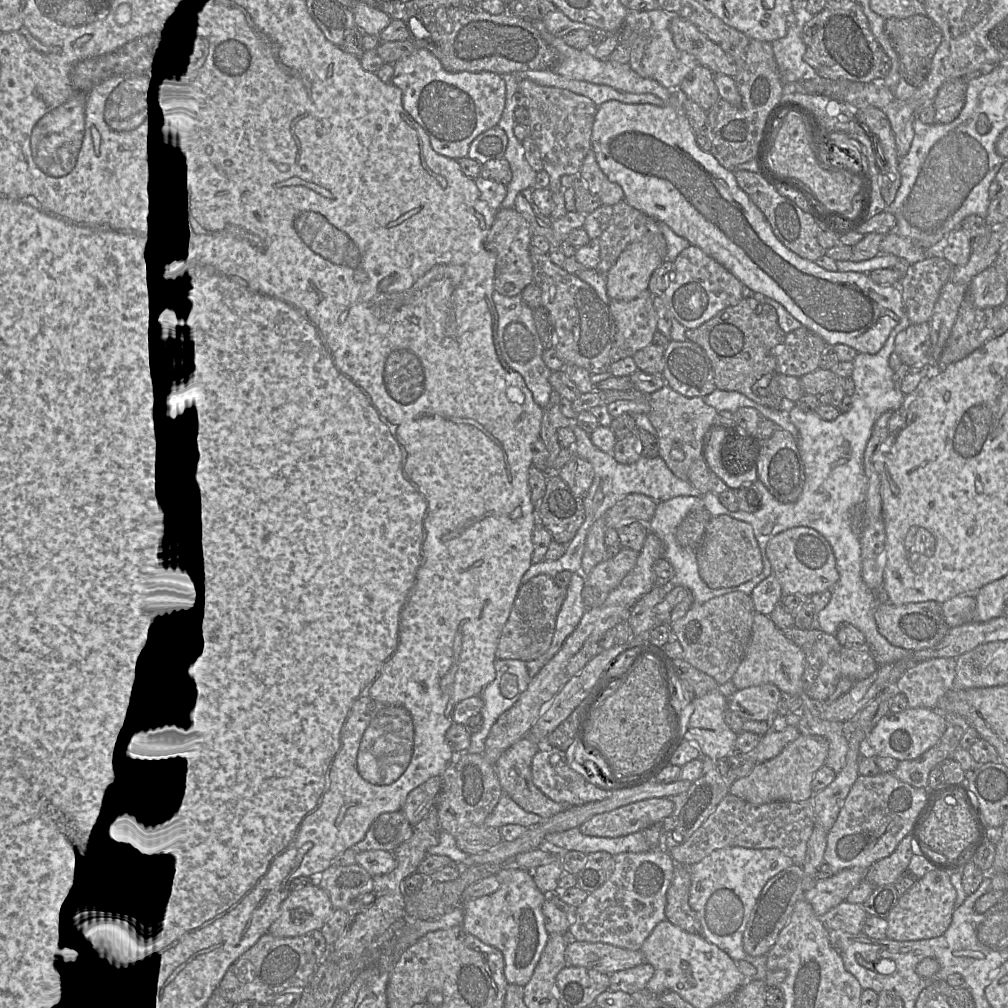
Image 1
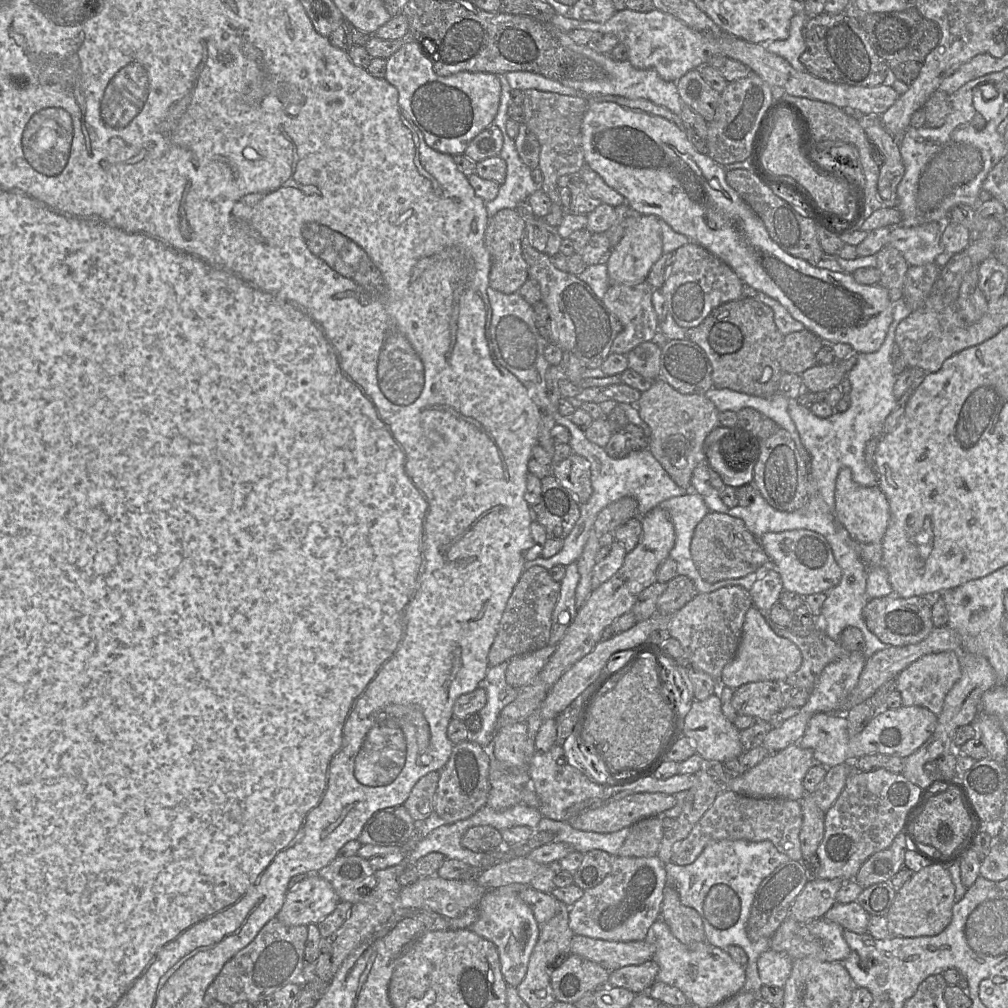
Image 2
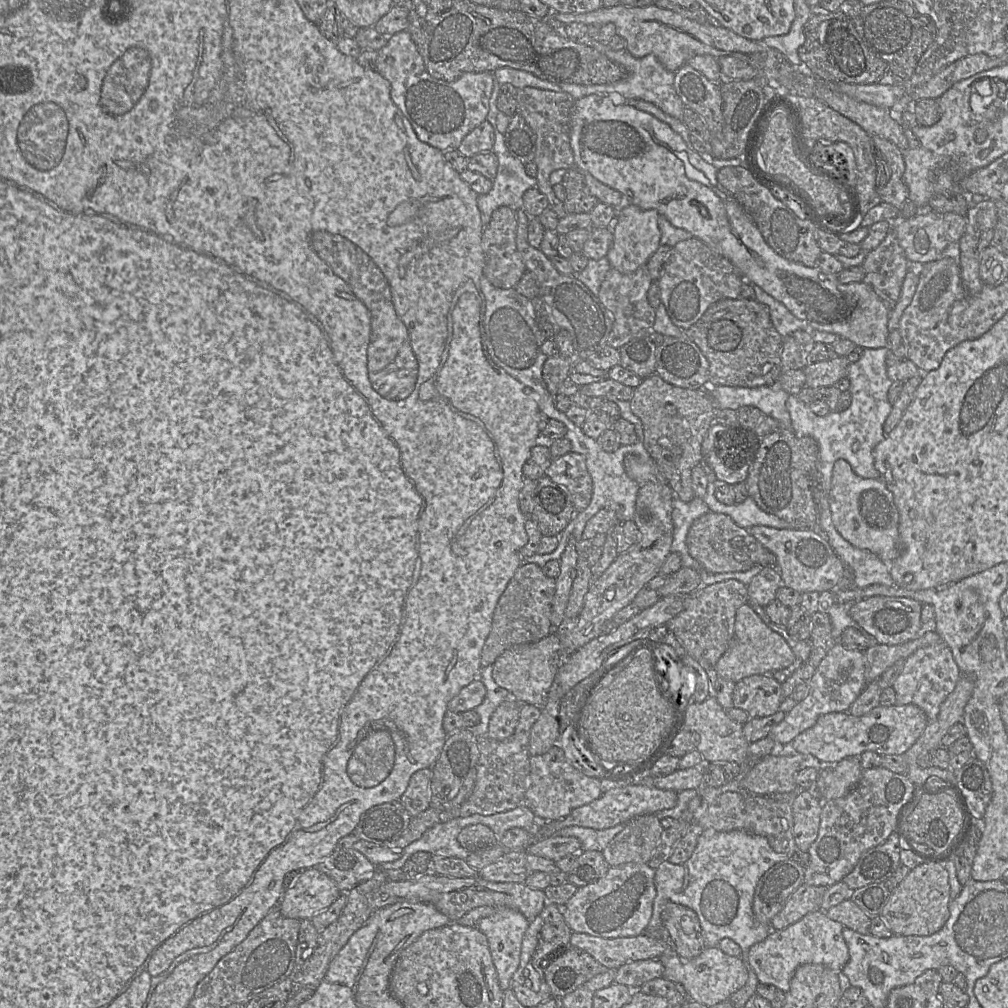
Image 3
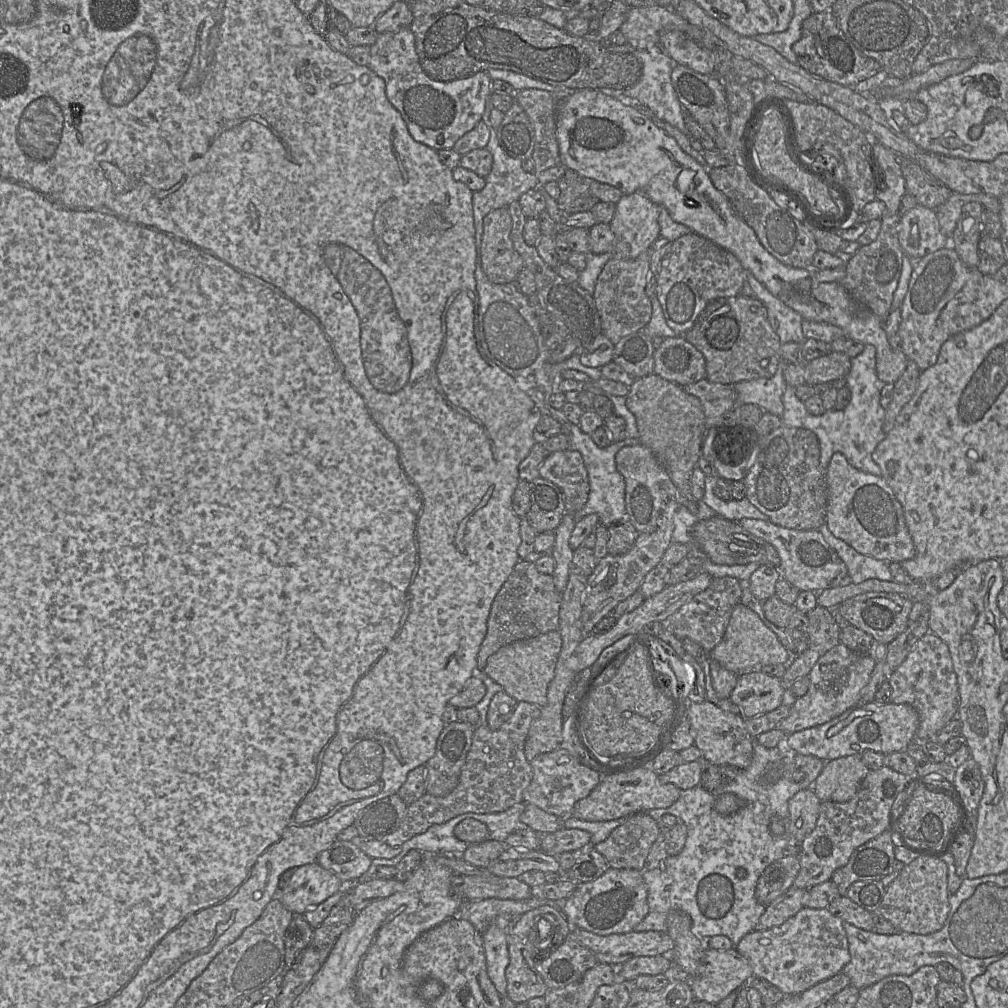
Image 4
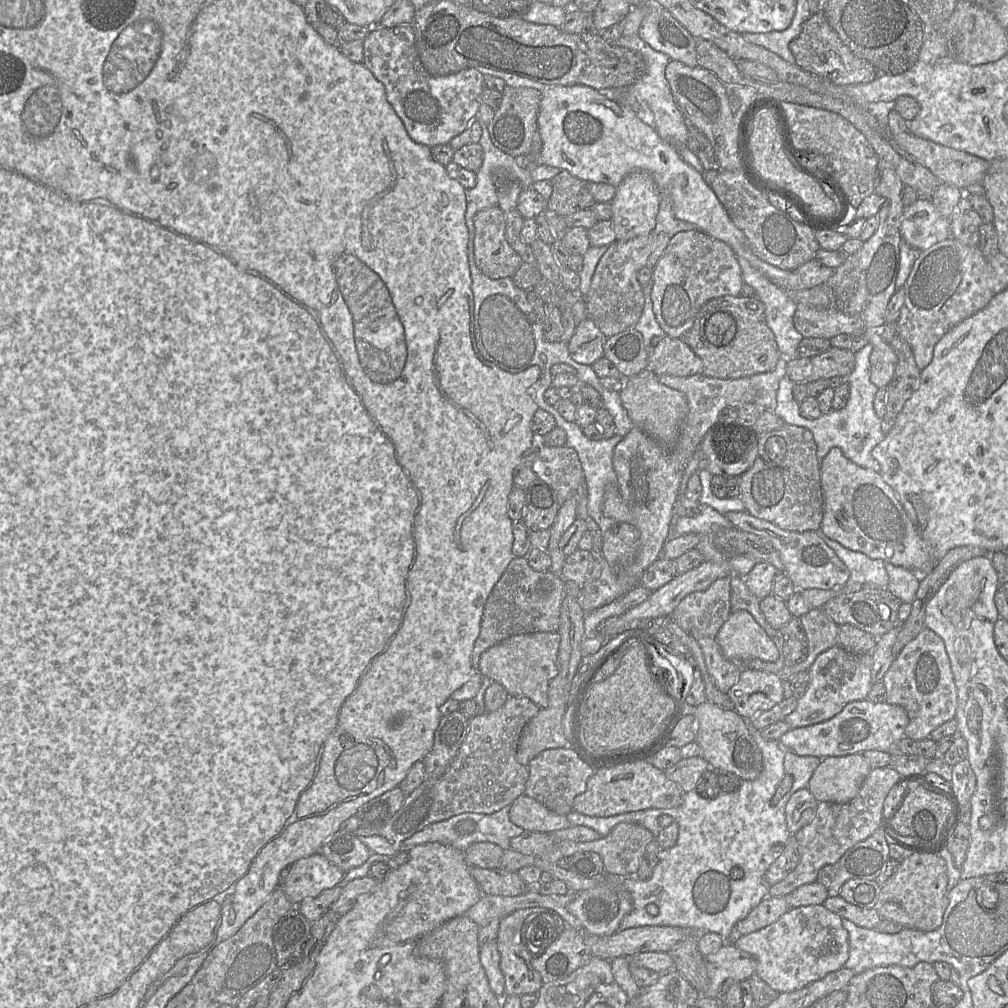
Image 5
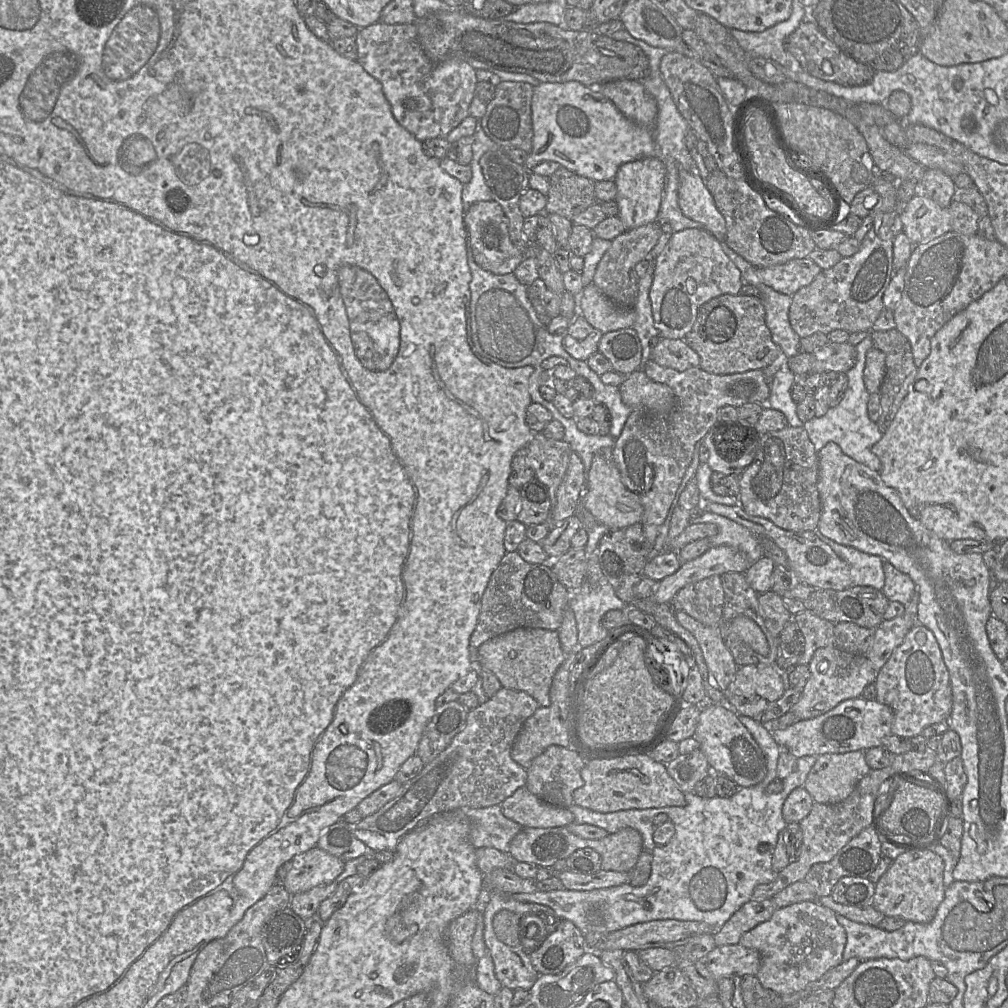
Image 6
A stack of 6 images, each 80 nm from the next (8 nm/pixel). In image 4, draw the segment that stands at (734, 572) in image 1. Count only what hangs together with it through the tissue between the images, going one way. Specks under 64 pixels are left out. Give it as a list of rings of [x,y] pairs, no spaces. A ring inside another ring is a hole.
[[[719,515],[694,524],[691,528],[691,538],[696,541],[699,548],[715,564],[731,566],[755,562],[777,568],[780,565],[780,558],[774,546],[749,533],[738,522],[727,520]]]

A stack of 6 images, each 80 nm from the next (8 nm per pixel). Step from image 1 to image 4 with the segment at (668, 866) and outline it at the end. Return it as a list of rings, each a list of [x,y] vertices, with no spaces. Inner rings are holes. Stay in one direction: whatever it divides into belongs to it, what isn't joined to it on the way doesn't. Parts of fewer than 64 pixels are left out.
[[[608,868],[594,881],[577,884],[572,894],[562,902],[562,913],[573,928],[583,929],[598,935],[632,932],[648,912],[647,886],[643,880],[642,871],[633,869]]]

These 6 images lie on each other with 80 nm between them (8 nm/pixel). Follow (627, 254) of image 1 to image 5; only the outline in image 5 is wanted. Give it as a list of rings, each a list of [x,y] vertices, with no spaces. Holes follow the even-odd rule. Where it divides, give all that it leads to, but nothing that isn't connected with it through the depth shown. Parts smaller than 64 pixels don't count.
[[[642,170],[633,171],[622,180],[616,189],[616,195],[612,200],[612,223],[616,240],[629,240],[657,232],[660,191],[652,175]]]

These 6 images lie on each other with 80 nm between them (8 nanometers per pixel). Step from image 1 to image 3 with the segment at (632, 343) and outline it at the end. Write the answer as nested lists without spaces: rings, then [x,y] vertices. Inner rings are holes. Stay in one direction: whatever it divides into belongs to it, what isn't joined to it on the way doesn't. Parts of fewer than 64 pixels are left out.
[[[646,265],[632,273],[622,273],[614,268],[607,273],[597,297],[613,317],[613,327],[608,339],[608,344],[613,348],[619,349],[630,340],[649,336],[653,332],[655,309],[648,300],[648,290],[652,282]]]

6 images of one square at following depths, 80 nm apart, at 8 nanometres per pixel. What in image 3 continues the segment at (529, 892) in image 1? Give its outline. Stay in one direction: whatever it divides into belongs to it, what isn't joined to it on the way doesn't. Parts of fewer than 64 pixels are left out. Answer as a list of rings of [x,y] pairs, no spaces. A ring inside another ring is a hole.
[[[497,908],[477,925],[487,938],[499,986],[503,991],[511,987],[512,976],[519,966],[522,940],[529,922],[515,909]]]

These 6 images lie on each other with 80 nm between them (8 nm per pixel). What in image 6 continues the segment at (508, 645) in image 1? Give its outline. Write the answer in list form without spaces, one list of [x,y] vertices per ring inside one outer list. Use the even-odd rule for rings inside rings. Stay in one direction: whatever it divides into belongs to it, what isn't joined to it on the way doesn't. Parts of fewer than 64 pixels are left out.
[[[516,551],[506,552],[492,573],[481,600],[476,627],[469,641],[469,660],[476,668],[478,649],[489,639],[517,628],[558,631],[570,597],[549,564],[530,564]]]

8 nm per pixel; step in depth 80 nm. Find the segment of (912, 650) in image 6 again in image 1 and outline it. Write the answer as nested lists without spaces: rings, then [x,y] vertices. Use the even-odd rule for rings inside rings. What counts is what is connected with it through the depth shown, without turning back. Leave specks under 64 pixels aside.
[[[930,658],[911,666],[895,684],[906,695],[910,708],[936,709],[942,696],[953,689],[956,668],[955,658]]]

